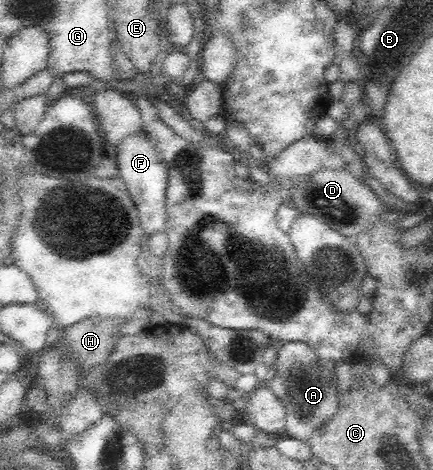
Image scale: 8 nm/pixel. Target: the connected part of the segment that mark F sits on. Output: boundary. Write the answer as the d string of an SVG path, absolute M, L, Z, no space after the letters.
M137 130L133 134L129 134L127 138L123 138L117 144L117 164L118 175L125 181L125 186L131 195L132 201L135 203L138 210L138 219L140 225L146 236L157 234L157 232L165 232L165 225L167 224L167 211L166 211L166 188L168 187L168 166L161 160L161 152L155 146L152 140L149 140L148 135L143 130Z

